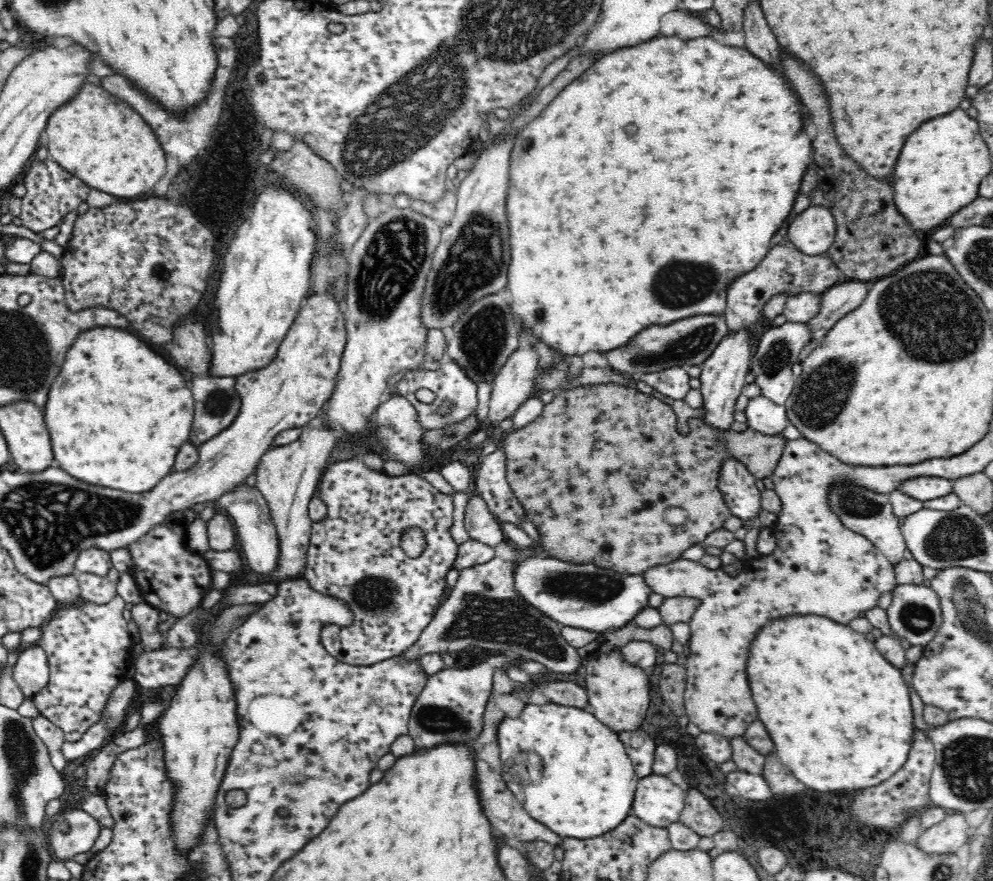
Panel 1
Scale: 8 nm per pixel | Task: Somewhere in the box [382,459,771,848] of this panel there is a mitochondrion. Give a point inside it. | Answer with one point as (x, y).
(483, 618)

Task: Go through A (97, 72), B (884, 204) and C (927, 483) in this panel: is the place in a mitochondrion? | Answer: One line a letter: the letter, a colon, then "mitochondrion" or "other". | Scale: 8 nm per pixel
A: other
B: other
C: other

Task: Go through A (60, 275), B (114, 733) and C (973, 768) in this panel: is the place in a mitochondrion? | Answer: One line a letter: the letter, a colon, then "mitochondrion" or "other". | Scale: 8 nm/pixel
A: other
B: other
C: mitochondrion

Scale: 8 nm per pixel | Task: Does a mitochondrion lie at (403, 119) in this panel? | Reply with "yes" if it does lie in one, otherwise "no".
yes

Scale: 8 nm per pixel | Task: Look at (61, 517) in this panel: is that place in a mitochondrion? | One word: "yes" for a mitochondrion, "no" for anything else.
yes

